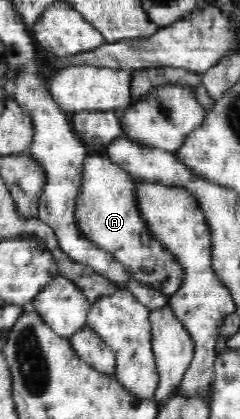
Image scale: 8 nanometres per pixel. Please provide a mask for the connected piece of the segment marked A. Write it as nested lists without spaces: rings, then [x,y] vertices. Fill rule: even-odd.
[[[101,154],[89,155],[82,163],[82,178],[75,196],[74,215],[78,229],[97,247],[113,254],[142,284],[172,296],[181,287],[183,269],[146,229],[138,209],[135,181],[125,170]]]

